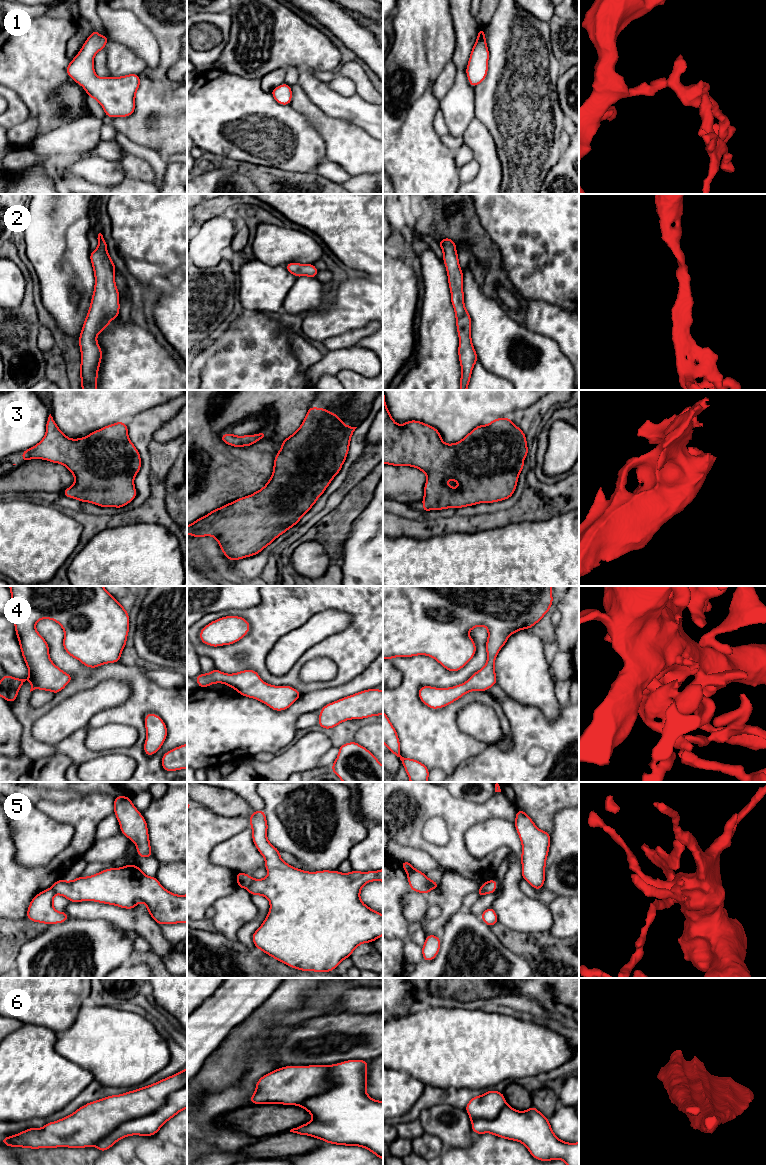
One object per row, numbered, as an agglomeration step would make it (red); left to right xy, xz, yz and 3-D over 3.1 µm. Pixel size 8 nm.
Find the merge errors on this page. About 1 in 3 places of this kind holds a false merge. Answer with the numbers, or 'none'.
5, 6

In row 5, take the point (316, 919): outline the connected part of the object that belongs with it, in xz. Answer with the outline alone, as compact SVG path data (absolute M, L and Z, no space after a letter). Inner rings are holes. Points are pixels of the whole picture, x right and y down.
M264 810L254 811L251 817L248 819L250 826L253 830L252 840L257 847L259 853L265 858L265 868L268 871L268 875L264 879L253 879L252 883L246 888L251 895L261 895L266 897L270 902L270 910L263 921L262 925L253 933L252 939L256 948L263 951L265 954L270 955L274 959L288 965L289 967L299 969L301 971L315 971L315 972L330 972L334 970L342 960L351 956L356 947L360 944L374 942L376 939L383 935L383 915L377 911L366 906L360 899L360 891L362 887L372 881L382 881L383 882L383 869L379 871L351 871L349 873L340 873L339 871L317 871L317 872L307 872L294 868L291 865L284 862L280 857L280 851L275 848L267 839L267 829L268 824L266 821L266 815Z

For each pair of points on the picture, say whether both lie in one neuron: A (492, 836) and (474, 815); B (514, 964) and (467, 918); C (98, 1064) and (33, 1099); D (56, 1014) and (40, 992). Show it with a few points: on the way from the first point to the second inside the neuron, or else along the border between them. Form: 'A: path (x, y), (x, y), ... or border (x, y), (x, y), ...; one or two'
A: border (503, 818), (488, 818), (476, 822), (463, 837); two
B: path (501, 957), (478, 931); one
C: border (66, 1059), (86, 1069), (95, 1080); two
D: path (56, 1009), (45, 997); one

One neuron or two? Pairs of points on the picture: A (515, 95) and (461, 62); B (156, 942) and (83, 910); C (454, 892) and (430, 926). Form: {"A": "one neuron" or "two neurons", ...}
{"A": "two neurons", "B": "one neuron", "C": "one neuron"}

